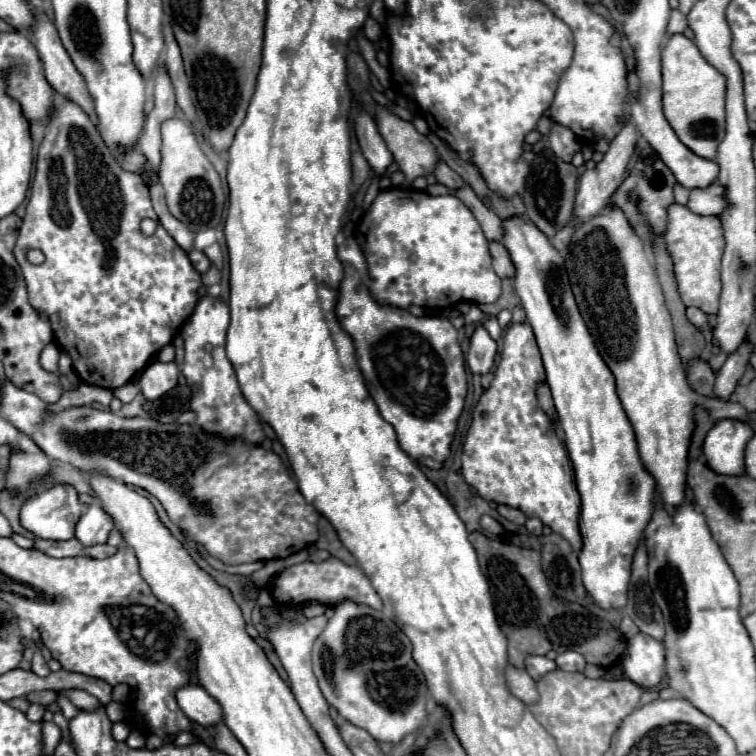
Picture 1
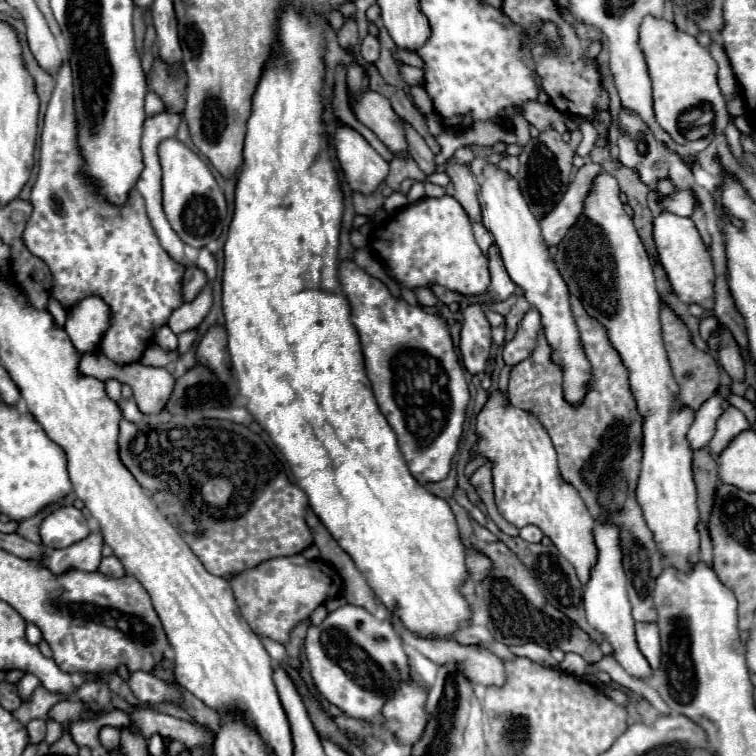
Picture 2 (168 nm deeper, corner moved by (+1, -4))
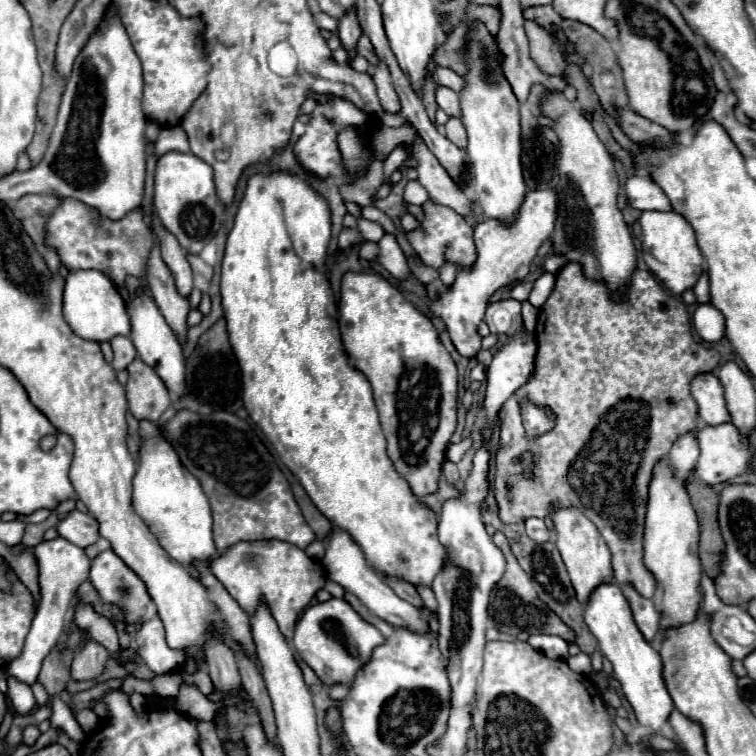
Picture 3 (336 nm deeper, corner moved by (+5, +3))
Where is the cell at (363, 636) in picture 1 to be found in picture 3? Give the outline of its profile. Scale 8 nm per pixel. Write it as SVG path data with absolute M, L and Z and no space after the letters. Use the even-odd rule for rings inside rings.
M329 599L325 603L311 605L295 627L293 647L297 655L317 673L325 685L351 685L357 669L369 663L373 649L385 643L385 635L371 623L367 623L345 599Z

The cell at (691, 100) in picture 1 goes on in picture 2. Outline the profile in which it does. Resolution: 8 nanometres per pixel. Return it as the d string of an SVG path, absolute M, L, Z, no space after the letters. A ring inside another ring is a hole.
M655 16L643 18L639 26L639 48L645 54L651 76L657 124L671 136L675 144L685 146L691 152L705 150L713 136L721 134L729 122L727 104L717 86L717 62L695 36L681 32L673 22Z

